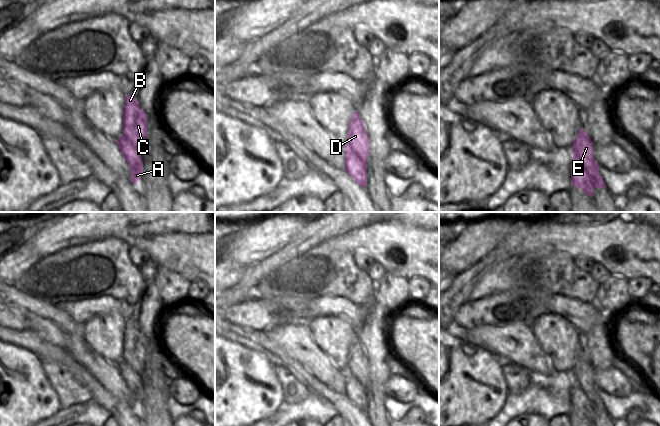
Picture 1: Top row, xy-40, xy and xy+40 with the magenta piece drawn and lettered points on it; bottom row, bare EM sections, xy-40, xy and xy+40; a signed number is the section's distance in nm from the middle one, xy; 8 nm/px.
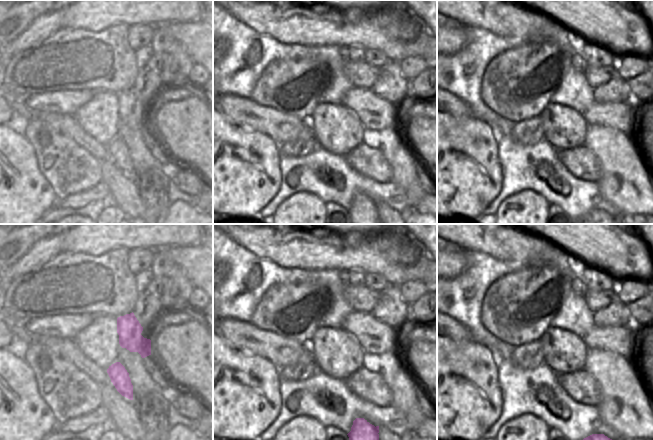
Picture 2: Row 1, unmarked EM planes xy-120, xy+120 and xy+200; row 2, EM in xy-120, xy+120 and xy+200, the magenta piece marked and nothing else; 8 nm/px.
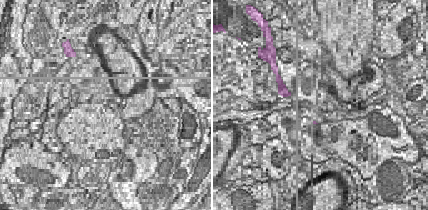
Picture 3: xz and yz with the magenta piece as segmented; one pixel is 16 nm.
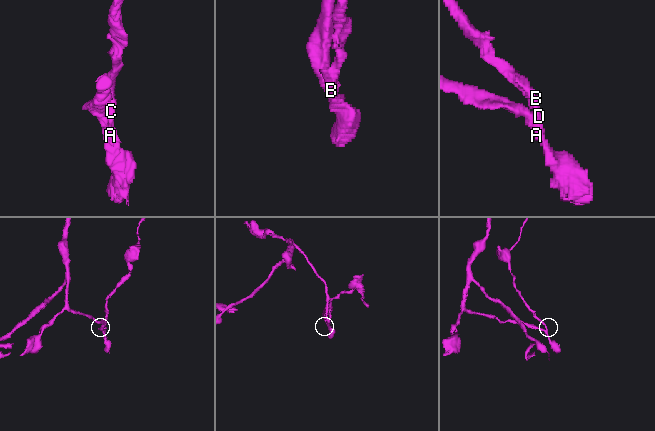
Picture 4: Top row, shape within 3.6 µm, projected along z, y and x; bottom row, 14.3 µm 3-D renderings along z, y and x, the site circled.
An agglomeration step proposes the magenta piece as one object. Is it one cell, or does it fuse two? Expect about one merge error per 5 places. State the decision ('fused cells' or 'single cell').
fused cells

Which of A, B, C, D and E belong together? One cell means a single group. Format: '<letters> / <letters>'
A / B C D E

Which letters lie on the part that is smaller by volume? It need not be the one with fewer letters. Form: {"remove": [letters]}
{"remove": ["B", "C", "D", "E"]}

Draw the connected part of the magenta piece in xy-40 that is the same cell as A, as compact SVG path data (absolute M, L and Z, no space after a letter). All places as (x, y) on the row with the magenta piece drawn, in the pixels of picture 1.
M124 136L117 139L119 149L131 169L131 181L137 185L137 181L143 175L143 161L141 159L141 150L138 150Z

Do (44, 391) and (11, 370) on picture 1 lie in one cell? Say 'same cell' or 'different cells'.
same cell

